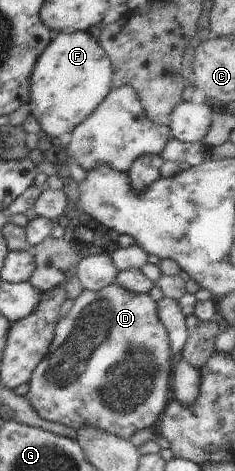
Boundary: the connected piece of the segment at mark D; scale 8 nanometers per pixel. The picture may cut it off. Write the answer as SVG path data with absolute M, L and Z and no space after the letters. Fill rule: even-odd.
M115 282L101 291L84 290L67 316L57 324L47 355L29 380L26 398L35 412L44 420L69 426L75 431L89 424L129 441L138 430L156 427L159 415L171 399L174 366L168 333L159 320L157 304L148 293L133 294Z

